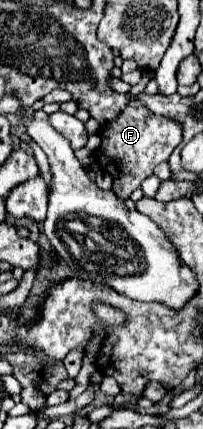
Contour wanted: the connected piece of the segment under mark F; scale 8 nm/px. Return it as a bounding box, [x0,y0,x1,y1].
[98,102,182,200]

